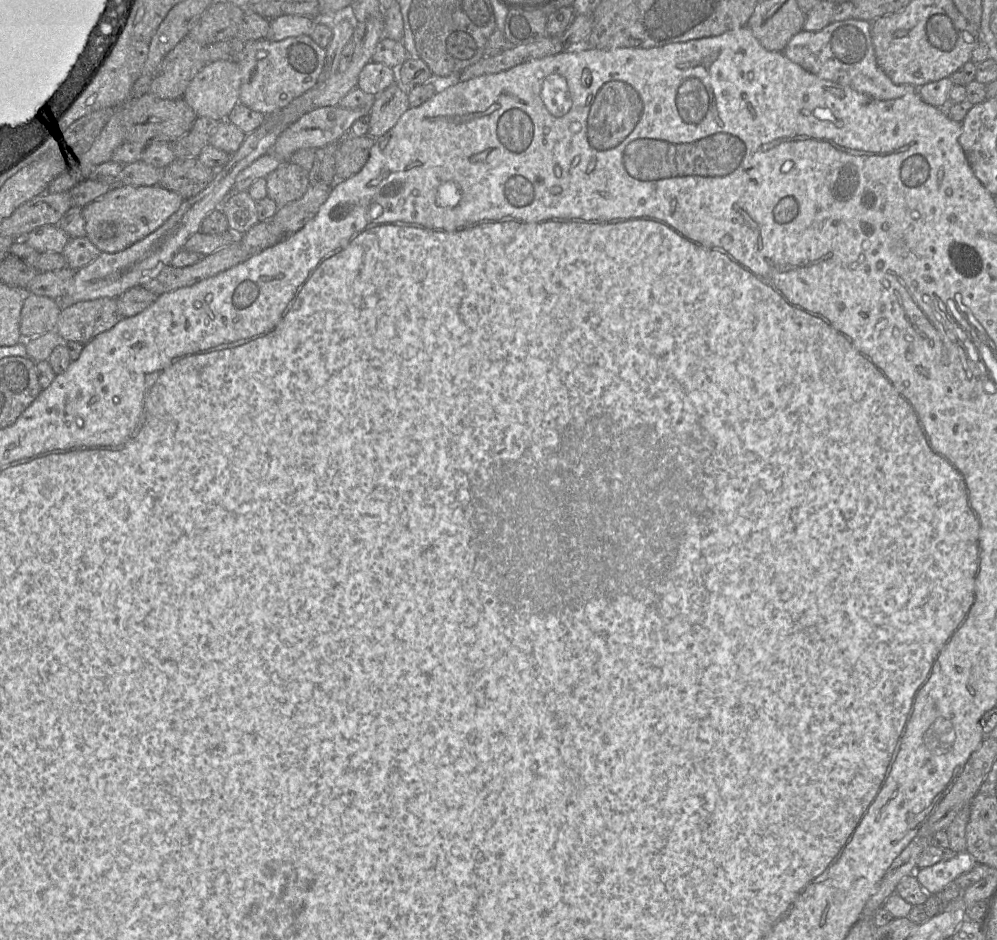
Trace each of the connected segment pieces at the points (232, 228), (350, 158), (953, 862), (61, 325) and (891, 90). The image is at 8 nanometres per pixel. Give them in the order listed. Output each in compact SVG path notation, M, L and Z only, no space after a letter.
M247 191L231 193L221 205L229 224L229 232L237 236L245 234L259 222L256 201Z
M368 135L346 139L335 152L335 181L344 181L358 173L367 163L375 138Z
M945 850L943 858L936 864L918 868L914 874L928 894L939 893L947 884L963 873L970 871L978 862L966 850Z
M99 298L62 308L55 330L64 342L85 345L121 319L117 298Z
M850 18L832 21L819 31L802 30L790 39L782 52L817 77L848 86L877 100L891 100L917 91L913 85L895 84L879 67L871 38L871 22Z

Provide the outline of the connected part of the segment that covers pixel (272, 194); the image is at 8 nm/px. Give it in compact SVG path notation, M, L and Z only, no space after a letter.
M289 161L283 162L266 177L267 197L272 199L278 208L302 198L309 186L308 172Z

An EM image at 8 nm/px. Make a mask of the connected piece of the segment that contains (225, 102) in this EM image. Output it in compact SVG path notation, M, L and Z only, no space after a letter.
M208 62L183 96L198 117L227 121L239 103L241 73L238 63Z

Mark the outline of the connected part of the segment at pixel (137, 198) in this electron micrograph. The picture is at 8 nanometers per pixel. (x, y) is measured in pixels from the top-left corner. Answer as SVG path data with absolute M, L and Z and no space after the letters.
M119 185L82 210L86 237L100 253L116 253L143 240L162 226L181 206L184 199L160 185Z

